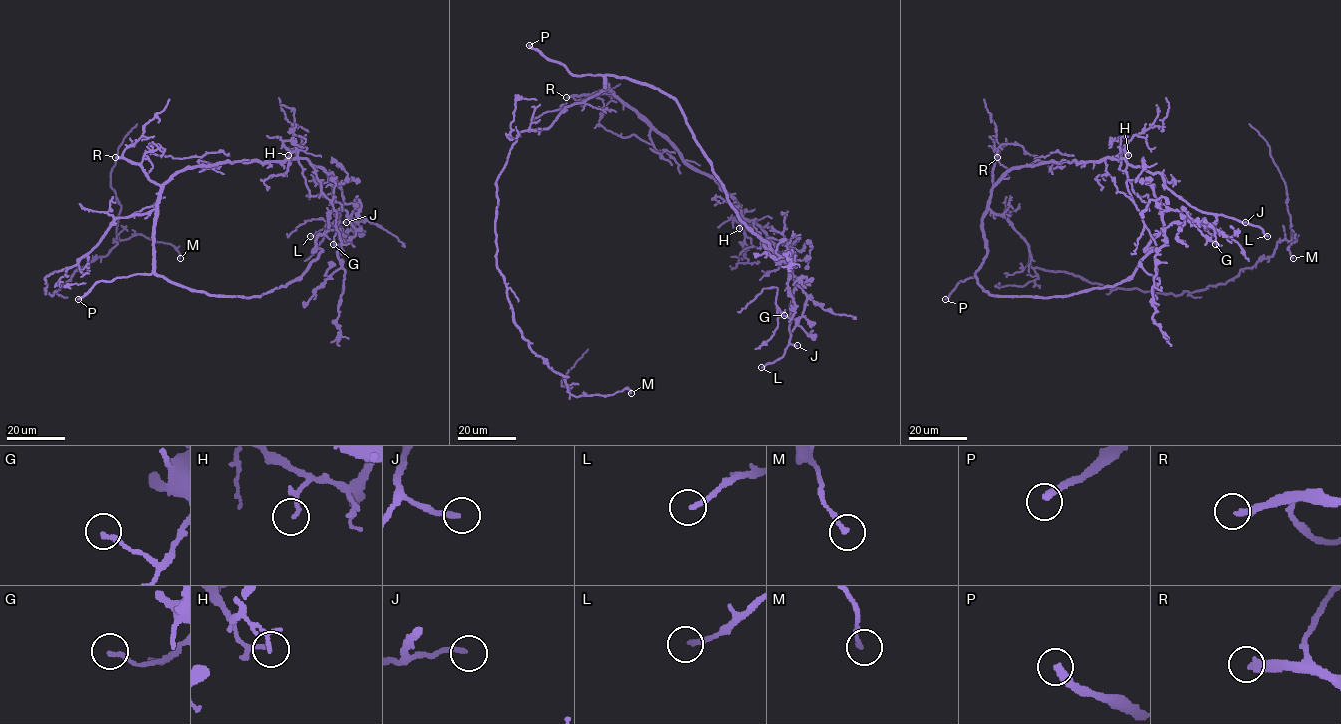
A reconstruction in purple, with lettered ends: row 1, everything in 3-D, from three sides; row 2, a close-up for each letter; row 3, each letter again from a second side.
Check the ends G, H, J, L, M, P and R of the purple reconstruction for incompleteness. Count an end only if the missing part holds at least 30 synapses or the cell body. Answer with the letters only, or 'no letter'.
P, R

